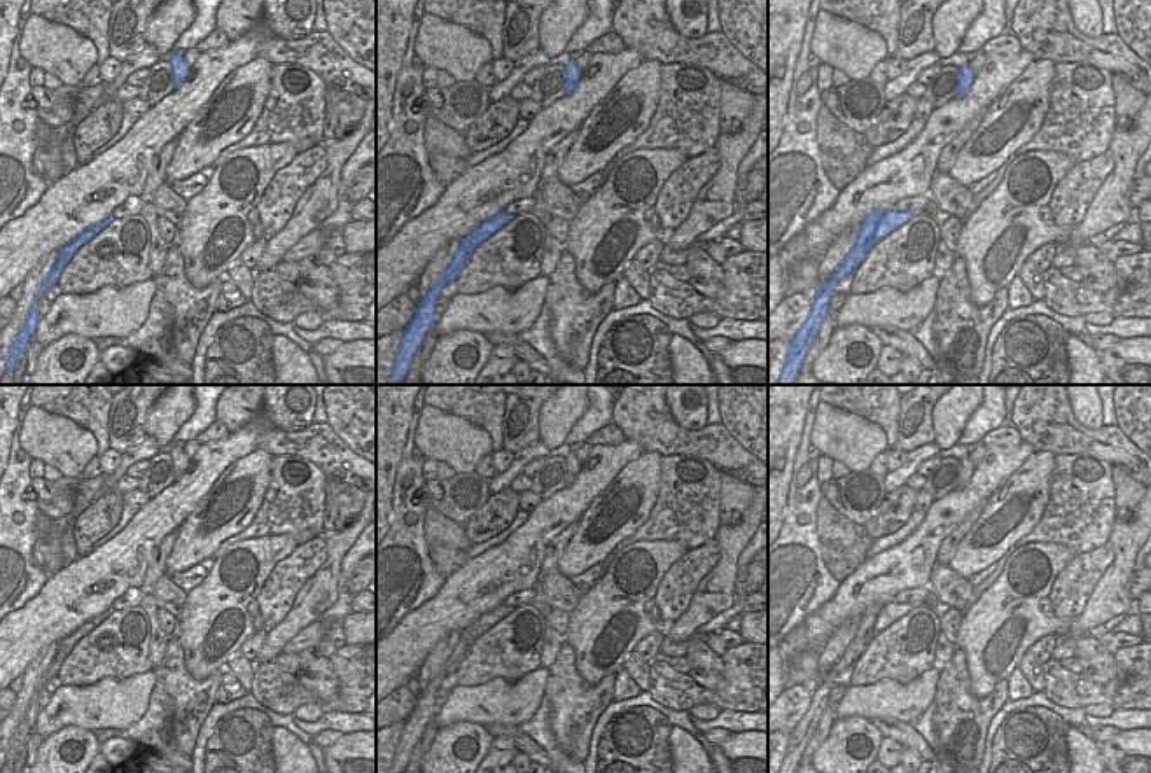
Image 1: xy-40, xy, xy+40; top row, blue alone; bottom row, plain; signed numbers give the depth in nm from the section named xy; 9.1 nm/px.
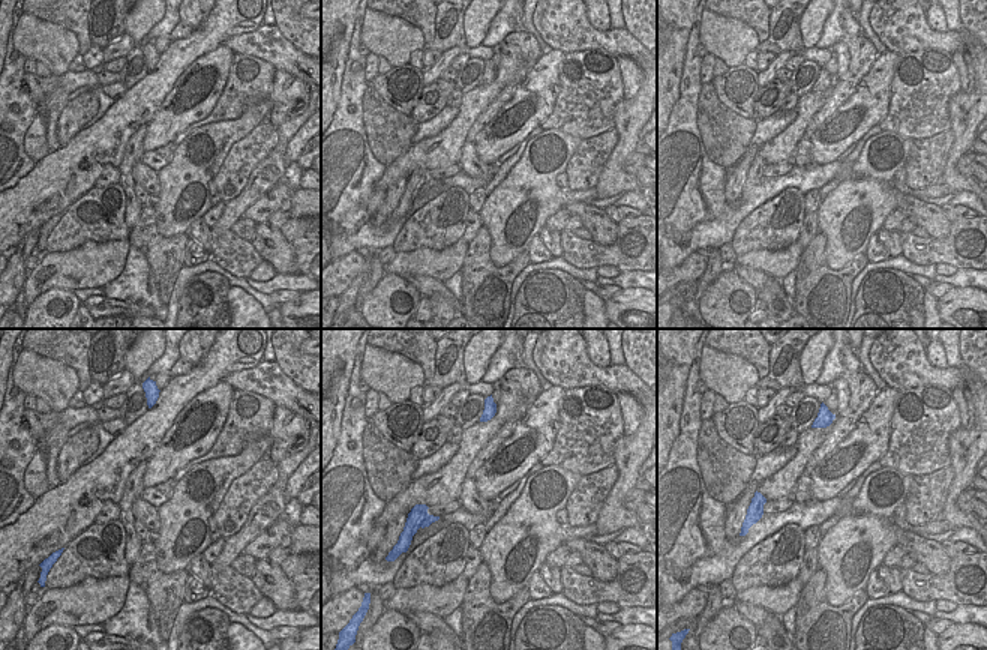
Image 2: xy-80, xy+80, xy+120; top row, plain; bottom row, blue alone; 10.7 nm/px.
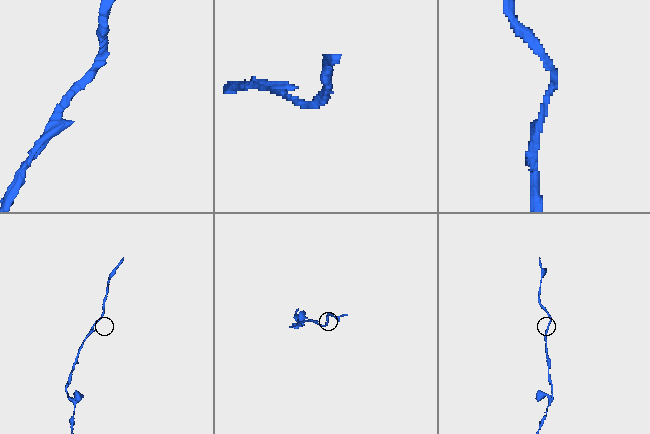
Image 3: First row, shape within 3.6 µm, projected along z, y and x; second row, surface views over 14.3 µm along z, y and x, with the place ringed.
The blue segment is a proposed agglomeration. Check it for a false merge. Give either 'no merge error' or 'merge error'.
no merge error

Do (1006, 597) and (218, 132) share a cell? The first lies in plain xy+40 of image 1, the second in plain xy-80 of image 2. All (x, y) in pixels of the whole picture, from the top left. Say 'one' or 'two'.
one

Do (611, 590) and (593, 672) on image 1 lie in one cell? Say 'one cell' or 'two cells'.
one cell

